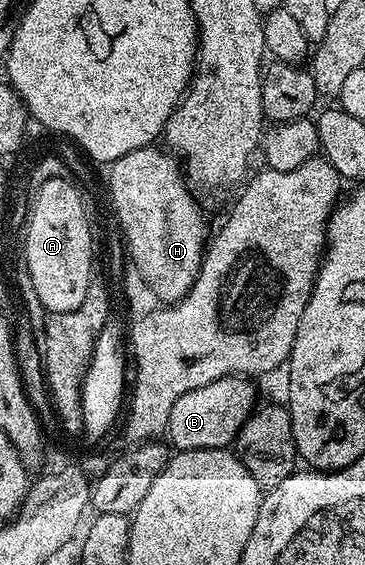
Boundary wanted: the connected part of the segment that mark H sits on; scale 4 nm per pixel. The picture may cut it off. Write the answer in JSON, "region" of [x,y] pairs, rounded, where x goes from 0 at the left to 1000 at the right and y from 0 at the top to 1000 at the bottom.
{"region":[[[405,258],[301,285],[304,361],[315,366],[312,388],[323,395],[345,396],[370,457],[392,474],[392,483],[419,492],[427,517],[436,517],[425,531],[488,535],[523,512],[545,474],[556,469],[562,441],[573,432],[573,411],[567,418],[567,389],[556,384],[532,343],[512,335],[518,326],[493,285],[466,267],[438,262]]]}

